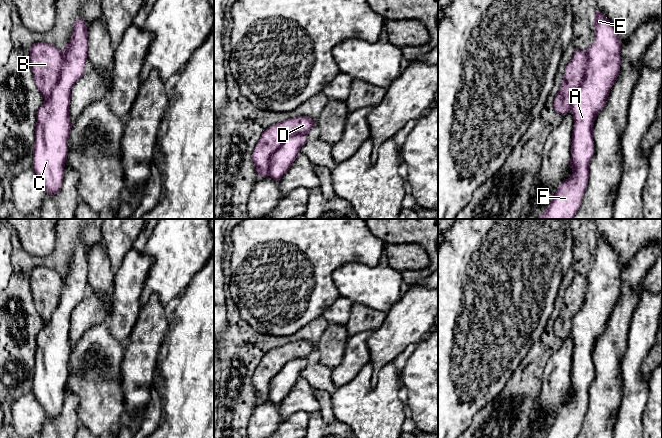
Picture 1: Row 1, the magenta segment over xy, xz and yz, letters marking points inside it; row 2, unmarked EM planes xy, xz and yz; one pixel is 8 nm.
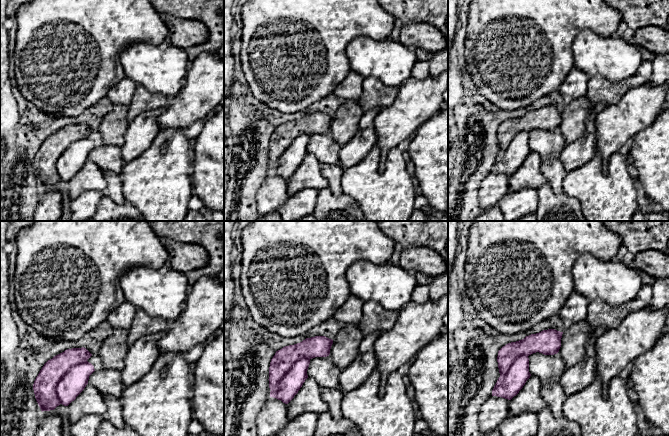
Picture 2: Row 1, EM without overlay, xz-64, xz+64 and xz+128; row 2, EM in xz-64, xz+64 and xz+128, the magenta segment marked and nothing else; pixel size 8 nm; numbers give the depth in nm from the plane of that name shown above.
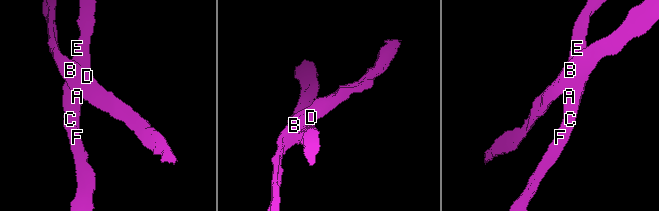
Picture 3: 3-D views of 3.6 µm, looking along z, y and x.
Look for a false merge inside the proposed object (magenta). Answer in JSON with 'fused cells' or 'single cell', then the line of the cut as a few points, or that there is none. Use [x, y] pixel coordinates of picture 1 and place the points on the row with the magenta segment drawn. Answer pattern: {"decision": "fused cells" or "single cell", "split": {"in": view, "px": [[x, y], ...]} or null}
{"decision": "fused cells", "split": {"in": "yz", "px": [[586, 50], [587, 66], [585, 74], [573, 94], [570, 110]]}}

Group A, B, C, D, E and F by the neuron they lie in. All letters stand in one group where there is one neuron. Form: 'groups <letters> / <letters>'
groups A C E F / B D

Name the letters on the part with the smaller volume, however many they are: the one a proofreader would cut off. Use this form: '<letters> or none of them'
B, D

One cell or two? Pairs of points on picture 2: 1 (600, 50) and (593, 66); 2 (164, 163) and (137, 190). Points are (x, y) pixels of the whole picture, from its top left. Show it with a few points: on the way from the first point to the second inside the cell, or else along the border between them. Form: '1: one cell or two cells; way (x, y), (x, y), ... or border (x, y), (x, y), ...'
1: one cell; way (596, 54), (593, 62)
2: one cell; way (157, 170), (144, 183)

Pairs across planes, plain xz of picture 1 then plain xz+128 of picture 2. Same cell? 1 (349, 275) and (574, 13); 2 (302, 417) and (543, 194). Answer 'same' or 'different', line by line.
1: same
2: different

